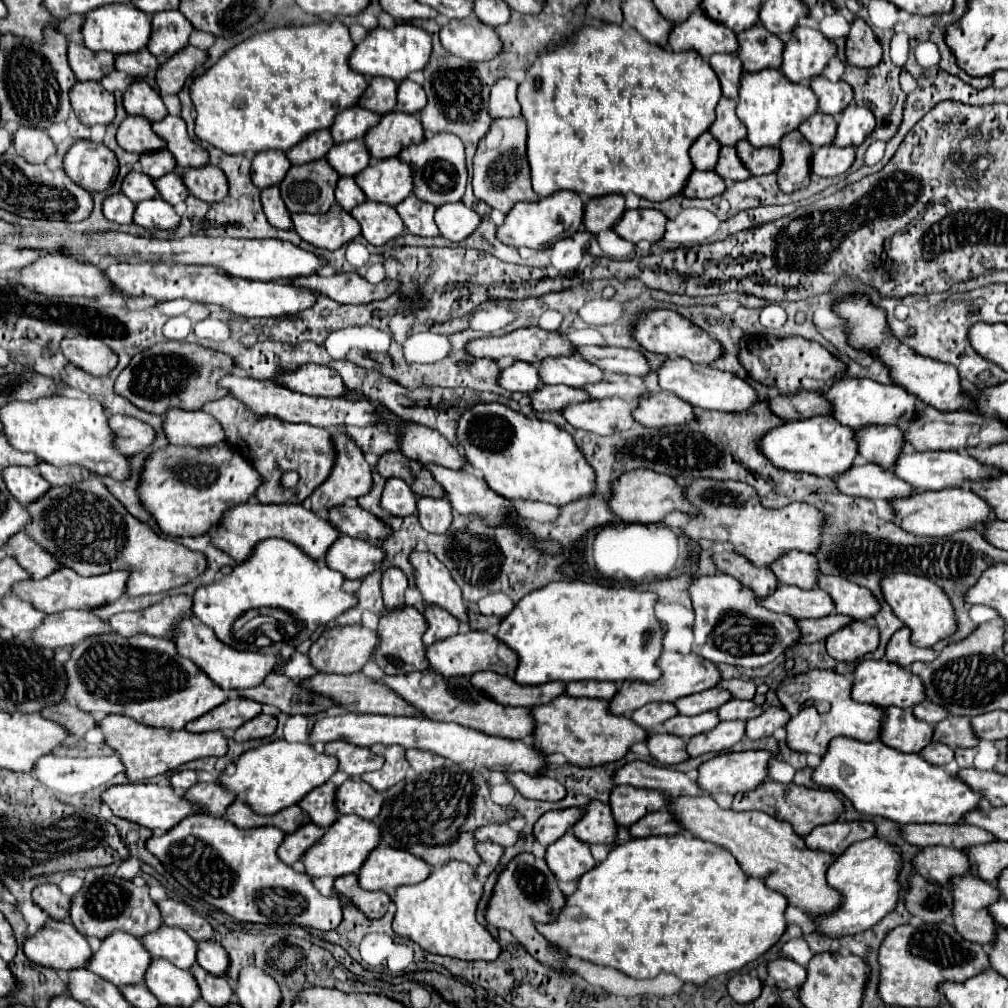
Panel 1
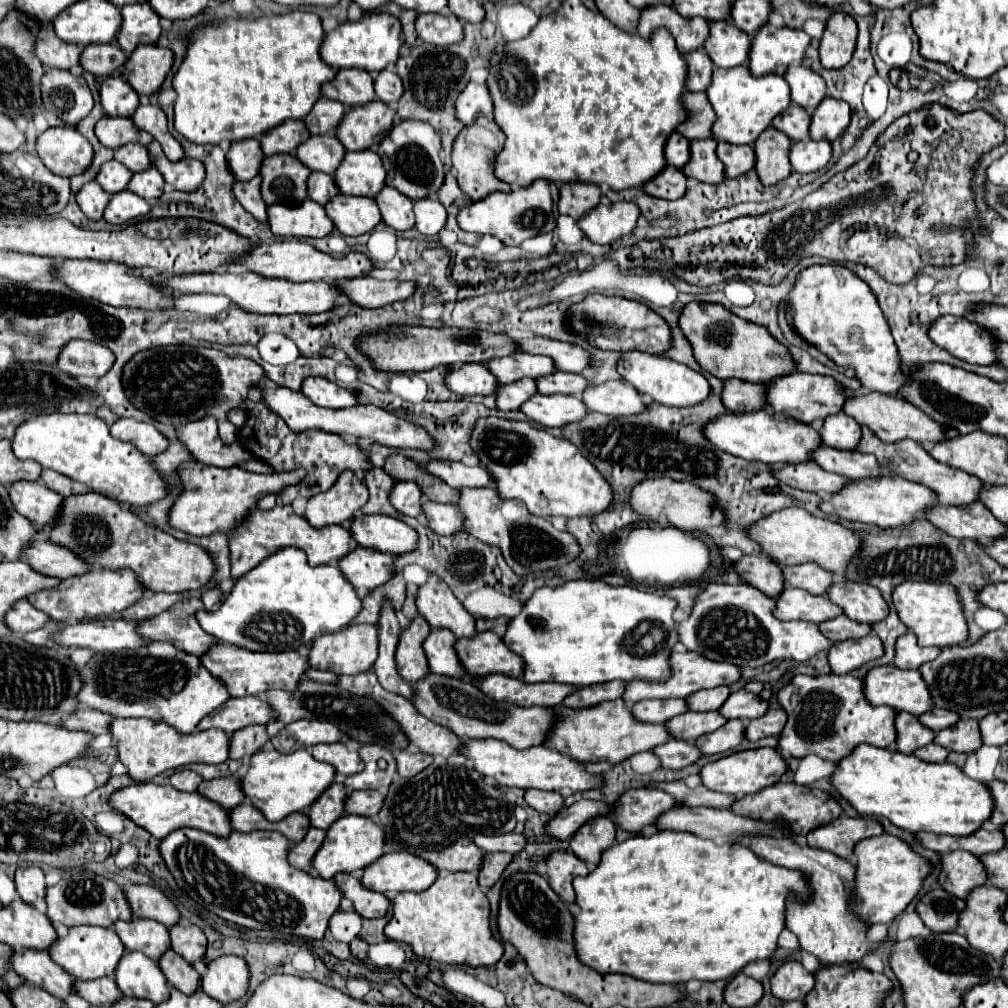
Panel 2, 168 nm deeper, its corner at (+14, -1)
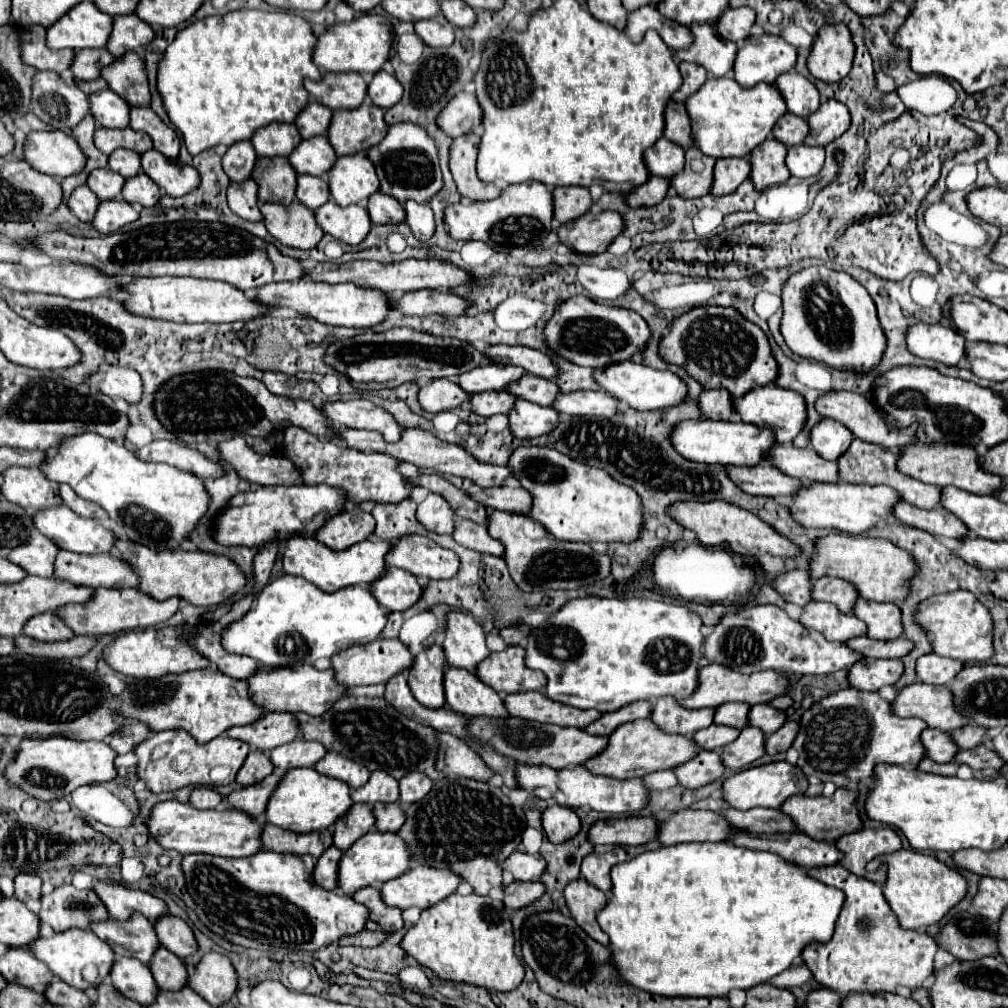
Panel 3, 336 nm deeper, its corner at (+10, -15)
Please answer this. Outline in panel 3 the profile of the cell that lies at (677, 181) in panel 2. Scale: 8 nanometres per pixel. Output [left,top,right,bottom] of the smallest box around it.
[626,177,670,207]

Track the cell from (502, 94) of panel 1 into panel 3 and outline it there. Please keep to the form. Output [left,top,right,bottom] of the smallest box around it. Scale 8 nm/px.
[438,83,482,137]

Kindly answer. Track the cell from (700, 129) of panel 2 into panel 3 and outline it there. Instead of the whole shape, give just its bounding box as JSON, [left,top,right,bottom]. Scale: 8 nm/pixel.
[664,101,694,149]

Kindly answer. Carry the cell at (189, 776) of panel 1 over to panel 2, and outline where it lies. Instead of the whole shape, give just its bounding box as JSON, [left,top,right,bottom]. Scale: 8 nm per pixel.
[170,769,202,791]

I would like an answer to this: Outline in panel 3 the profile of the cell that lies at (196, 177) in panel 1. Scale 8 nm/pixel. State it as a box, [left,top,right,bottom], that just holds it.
[142,149,200,197]

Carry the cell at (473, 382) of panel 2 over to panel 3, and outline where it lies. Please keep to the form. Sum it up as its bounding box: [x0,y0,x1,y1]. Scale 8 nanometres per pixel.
[418,379,470,413]

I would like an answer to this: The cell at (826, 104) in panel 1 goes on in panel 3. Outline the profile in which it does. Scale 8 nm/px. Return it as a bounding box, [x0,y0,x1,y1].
[776,73,820,117]

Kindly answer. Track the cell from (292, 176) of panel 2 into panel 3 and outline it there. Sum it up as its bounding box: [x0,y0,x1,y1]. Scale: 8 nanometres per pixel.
[252,157,296,205]

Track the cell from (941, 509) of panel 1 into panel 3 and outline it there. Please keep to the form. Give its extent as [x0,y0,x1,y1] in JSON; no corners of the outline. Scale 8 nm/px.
[792,483,900,535]

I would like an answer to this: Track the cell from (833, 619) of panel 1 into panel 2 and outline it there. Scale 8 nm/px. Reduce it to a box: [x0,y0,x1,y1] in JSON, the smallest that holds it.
[820,615,872,643]

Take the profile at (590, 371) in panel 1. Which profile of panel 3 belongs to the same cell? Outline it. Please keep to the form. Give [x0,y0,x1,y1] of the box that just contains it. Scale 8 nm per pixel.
[458,363,526,393]

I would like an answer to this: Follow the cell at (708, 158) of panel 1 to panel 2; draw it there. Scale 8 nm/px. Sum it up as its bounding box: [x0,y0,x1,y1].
[664,131,690,169]

